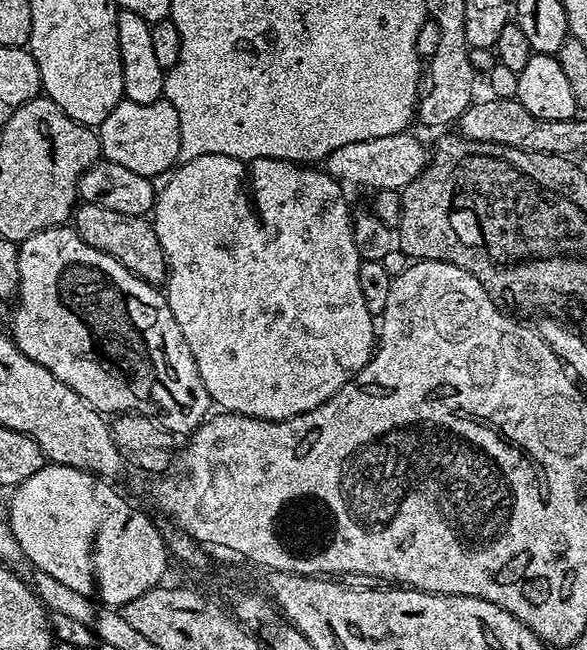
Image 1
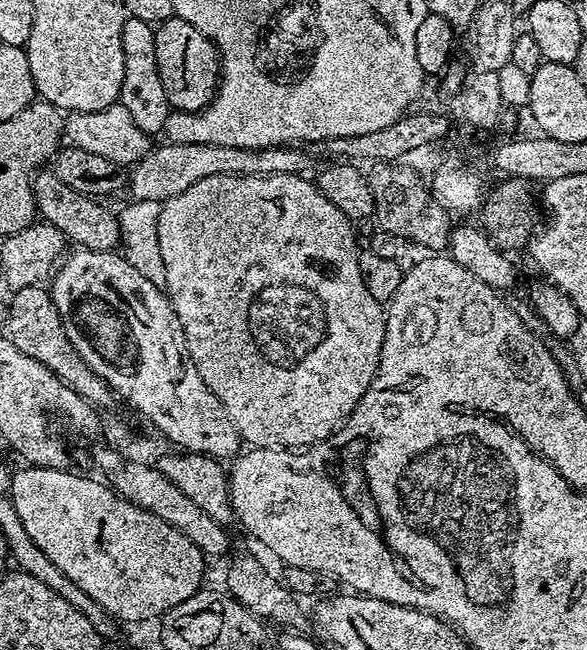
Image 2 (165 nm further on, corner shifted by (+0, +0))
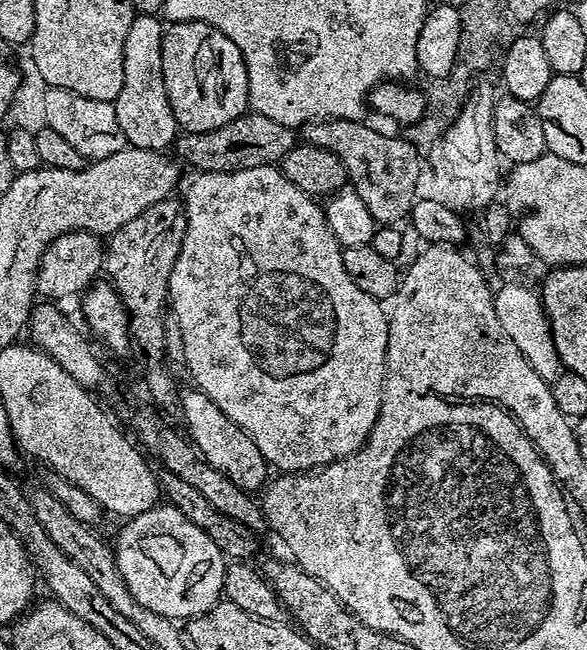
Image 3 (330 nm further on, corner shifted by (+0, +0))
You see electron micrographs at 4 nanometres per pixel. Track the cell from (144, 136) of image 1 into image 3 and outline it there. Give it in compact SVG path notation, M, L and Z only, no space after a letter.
M45 87L43 91L44 101L40 104L41 110L44 111L43 123L50 130L56 131L61 138L66 138L66 142L70 142L70 146L74 146L74 150L78 150L78 154L82 154L85 161L91 162L101 160L102 158L110 158L110 154L118 154L125 148L126 141L122 134L122 126L118 126L118 114L116 113L116 105L113 101L86 98L61 88Z

